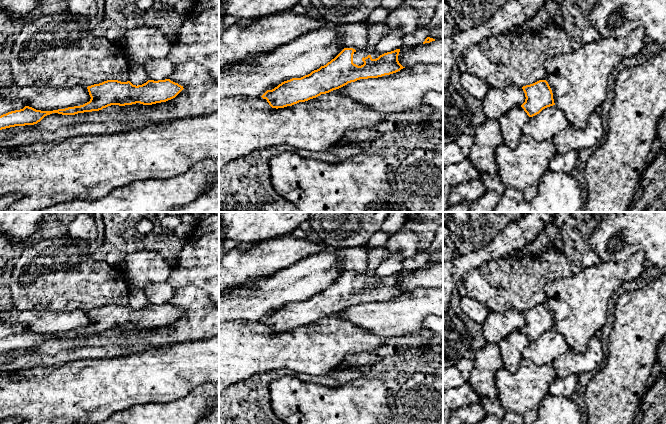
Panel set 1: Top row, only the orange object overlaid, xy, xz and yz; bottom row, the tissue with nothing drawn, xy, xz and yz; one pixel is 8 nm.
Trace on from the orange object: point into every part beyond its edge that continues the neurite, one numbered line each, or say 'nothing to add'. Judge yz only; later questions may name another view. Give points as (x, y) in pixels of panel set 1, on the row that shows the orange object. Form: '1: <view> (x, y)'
nothing to add

